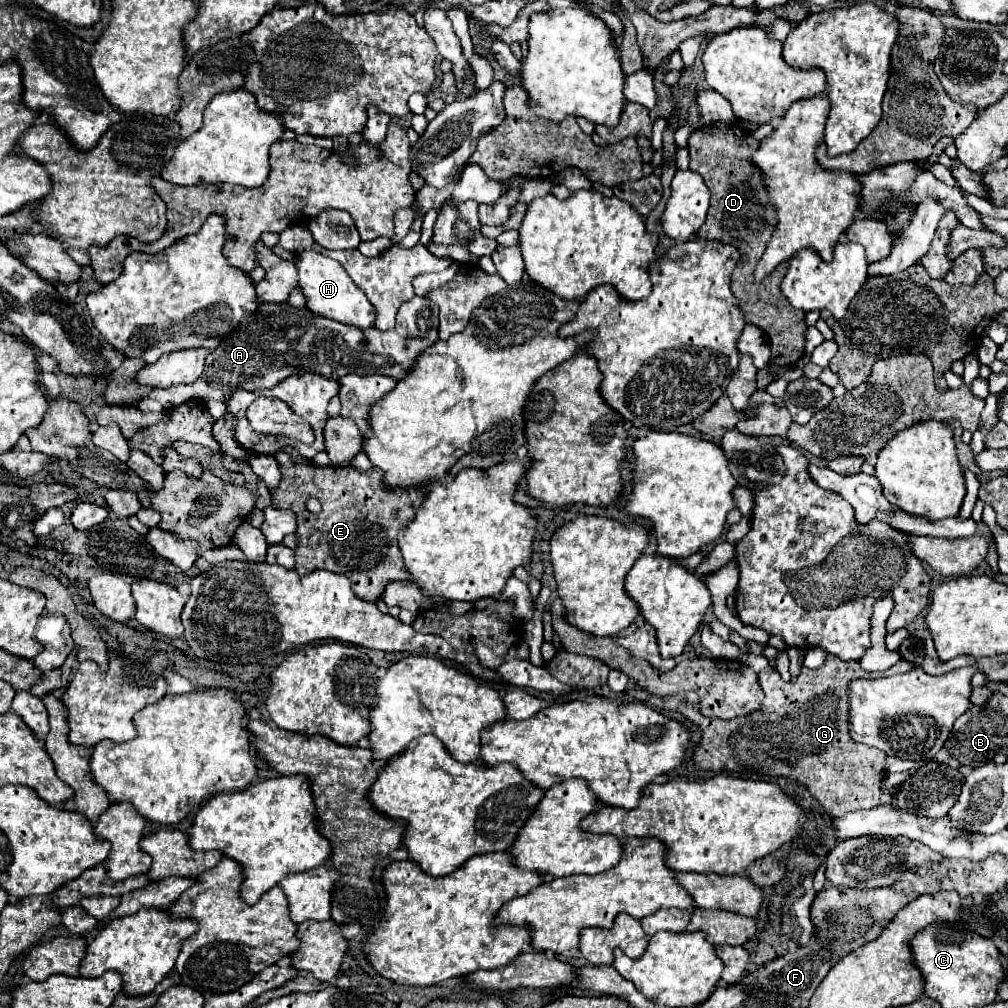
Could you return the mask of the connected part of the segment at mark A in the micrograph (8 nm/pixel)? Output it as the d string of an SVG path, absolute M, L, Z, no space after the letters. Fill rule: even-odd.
M422 297L406 301L396 317L396 327L390 331L380 329L354 329L350 325L318 317L306 309L296 309L288 303L260 303L258 313L252 313L242 321L234 333L230 333L208 357L204 373L192 385L176 385L170 389L154 389L150 399L156 399L170 409L190 399L206 401L214 419L220 419L226 411L226 401L234 389L260 391L270 389L290 375L318 373L330 379L340 379L348 373L356 375L388 375L394 379L408 377L418 357L438 341L438 307ZM308 333L308 347L304 341L302 351L294 349L294 343Z

